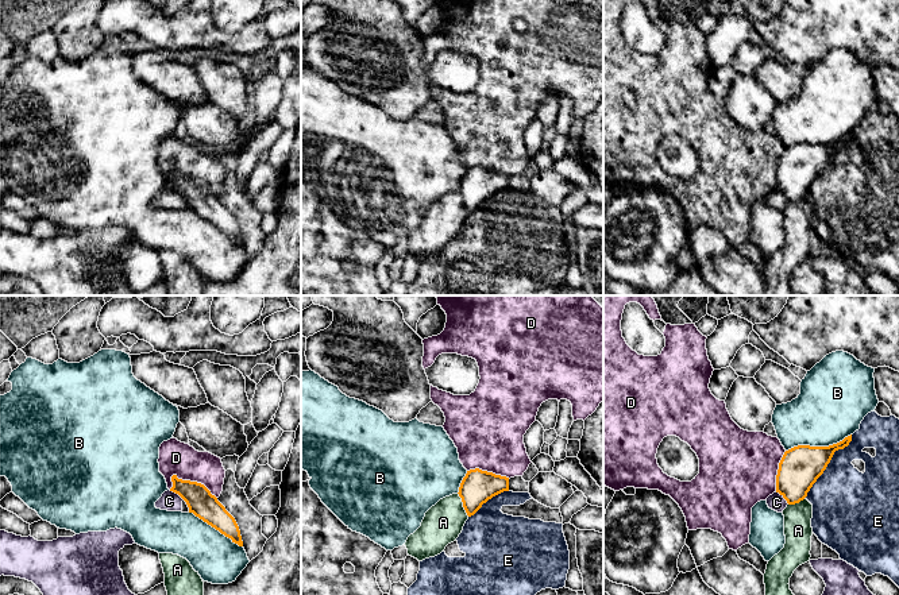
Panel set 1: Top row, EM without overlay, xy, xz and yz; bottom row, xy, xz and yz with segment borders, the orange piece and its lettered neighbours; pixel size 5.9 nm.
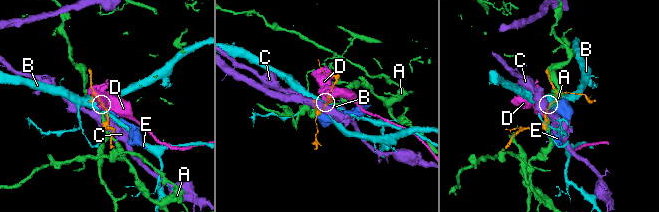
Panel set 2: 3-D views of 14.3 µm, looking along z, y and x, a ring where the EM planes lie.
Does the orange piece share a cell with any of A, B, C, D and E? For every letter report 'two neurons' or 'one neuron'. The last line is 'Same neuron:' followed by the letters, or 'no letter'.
A: two neurons
B: two neurons
C: two neurons
D: two neurons
E: two neurons
Same neuron: no letter

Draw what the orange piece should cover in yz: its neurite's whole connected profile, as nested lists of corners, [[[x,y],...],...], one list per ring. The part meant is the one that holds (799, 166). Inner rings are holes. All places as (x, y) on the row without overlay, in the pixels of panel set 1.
[[[852,132],[829,144],[798,143],[784,150],[776,173],[776,190],[788,202],[795,202],[807,194],[807,190],[823,171],[833,152],[852,139]]]

